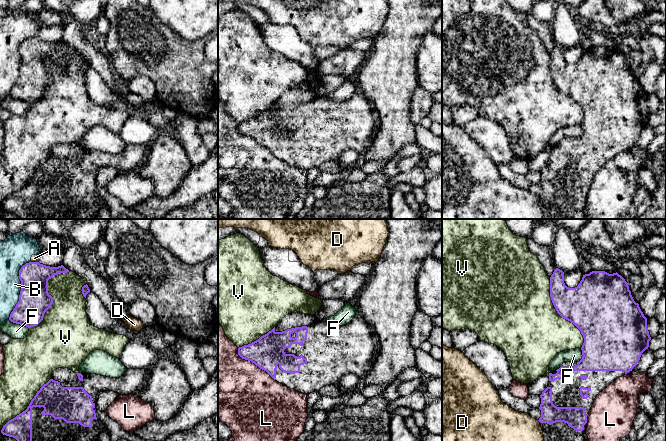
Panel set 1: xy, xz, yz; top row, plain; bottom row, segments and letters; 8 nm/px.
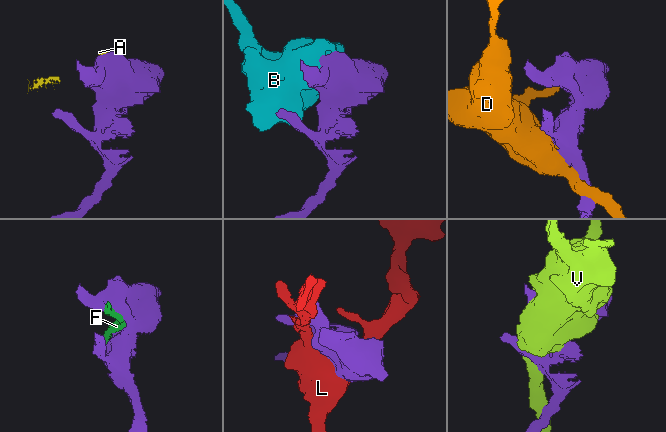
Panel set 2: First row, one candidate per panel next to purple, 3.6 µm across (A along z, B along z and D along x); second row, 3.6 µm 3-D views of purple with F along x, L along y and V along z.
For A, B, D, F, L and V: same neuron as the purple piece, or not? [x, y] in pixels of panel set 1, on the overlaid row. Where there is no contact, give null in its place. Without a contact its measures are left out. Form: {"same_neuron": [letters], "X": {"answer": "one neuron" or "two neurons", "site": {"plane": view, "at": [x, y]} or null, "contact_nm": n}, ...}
{"same_neuron": [], "A": {"answer": "two neurons", "site": {"plane": "xy", "at": [33, 262]}, "contact_nm": 50}, "B": {"answer": "two neurons", "site": {"plane": "xy", "at": [21, 289]}, "contact_nm": 500}, "D": {"answer": "two neurons", "site": {"plane": "yz", "at": [539, 421]}, "contact_nm": 40}, "F": {"answer": "two neurons", "site": {"plane": "xy", "at": [18, 323]}, "contact_nm": 180}, "L": {"answer": "two neurons", "site": {"plane": "xz", "at": [253, 362]}, "contact_nm": 400}, "V": {"answer": "two neurons", "site": {"plane": "xy", "at": [51, 296]}, "contact_nm": 550}}

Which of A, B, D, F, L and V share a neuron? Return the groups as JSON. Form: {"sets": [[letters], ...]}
{"sets": [["A", "B"], ["D"], ["F"], ["L"], ["V"]]}

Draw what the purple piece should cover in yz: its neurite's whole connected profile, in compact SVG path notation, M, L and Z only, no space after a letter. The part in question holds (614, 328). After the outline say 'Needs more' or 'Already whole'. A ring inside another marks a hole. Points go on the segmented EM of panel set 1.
M556 268L553 274L550 277L550 297L552 303L557 311L557 313L564 319L573 323L583 335L584 343L581 347L582 350L582 359L579 362L565 362L562 366L549 373L549 383L548 387L542 392L540 395L541 404L539 409L541 410L541 417L539 418L540 425L543 430L544 441L585 441L586 429L587 429L587 415L590 411L595 398L597 395L606 389L611 383L613 383L617 378L624 376L629 373L639 362L642 353L648 349L649 341L651 337L649 335L649 331L647 328L647 318L644 316L641 311L639 304L636 303L631 295L631 291L629 290L628 283L625 279L619 275L617 272L613 274L609 274L605 271L592 271L589 274L585 274L582 277L582 280L575 288L569 288L564 283L564 272L558 268Z. Needs more

